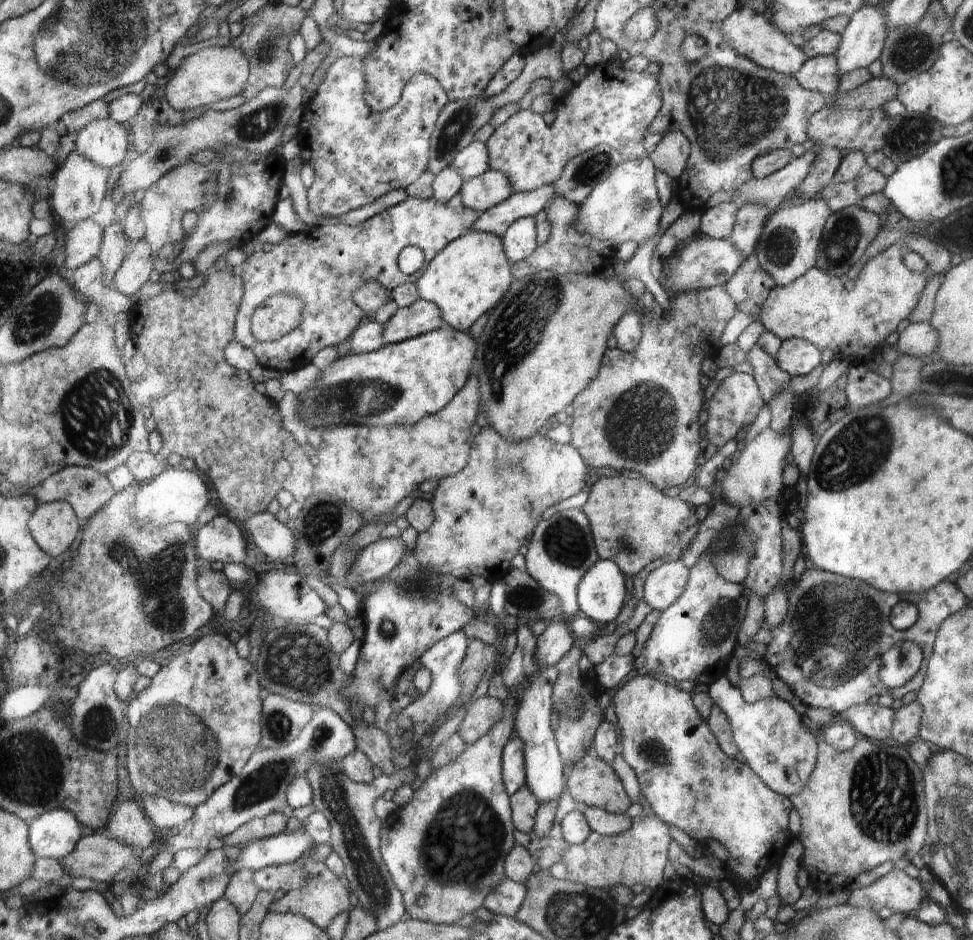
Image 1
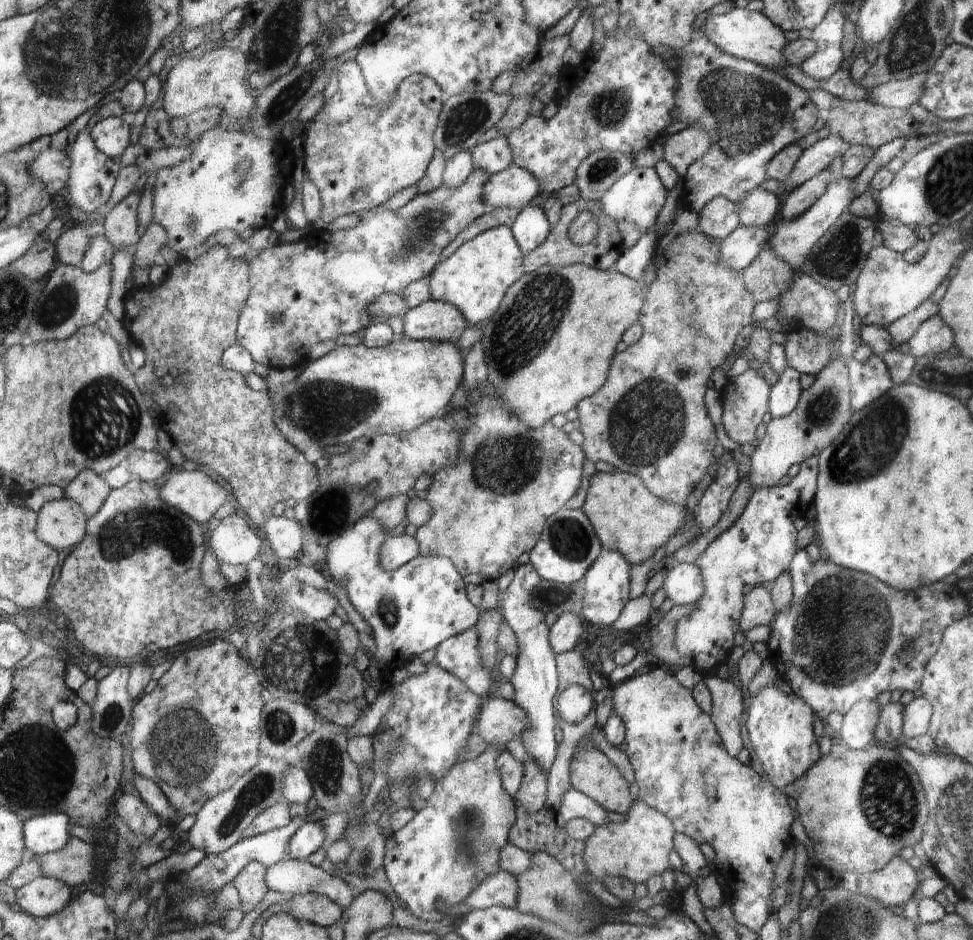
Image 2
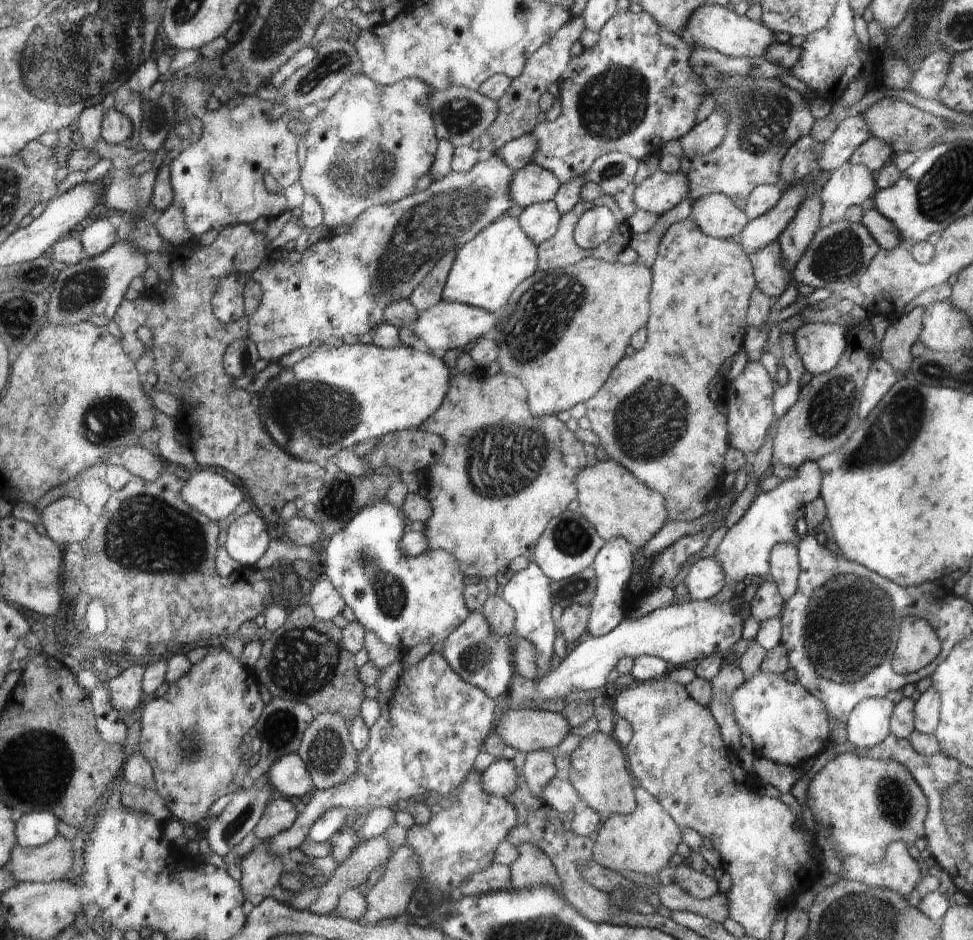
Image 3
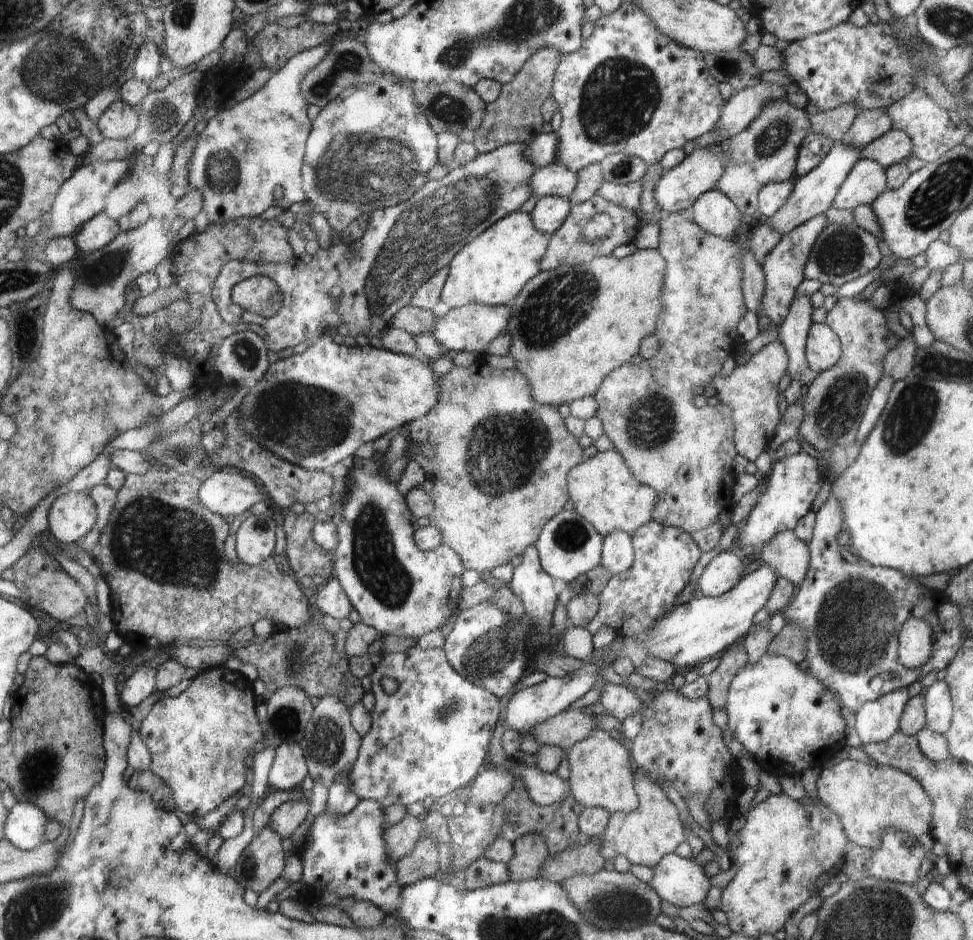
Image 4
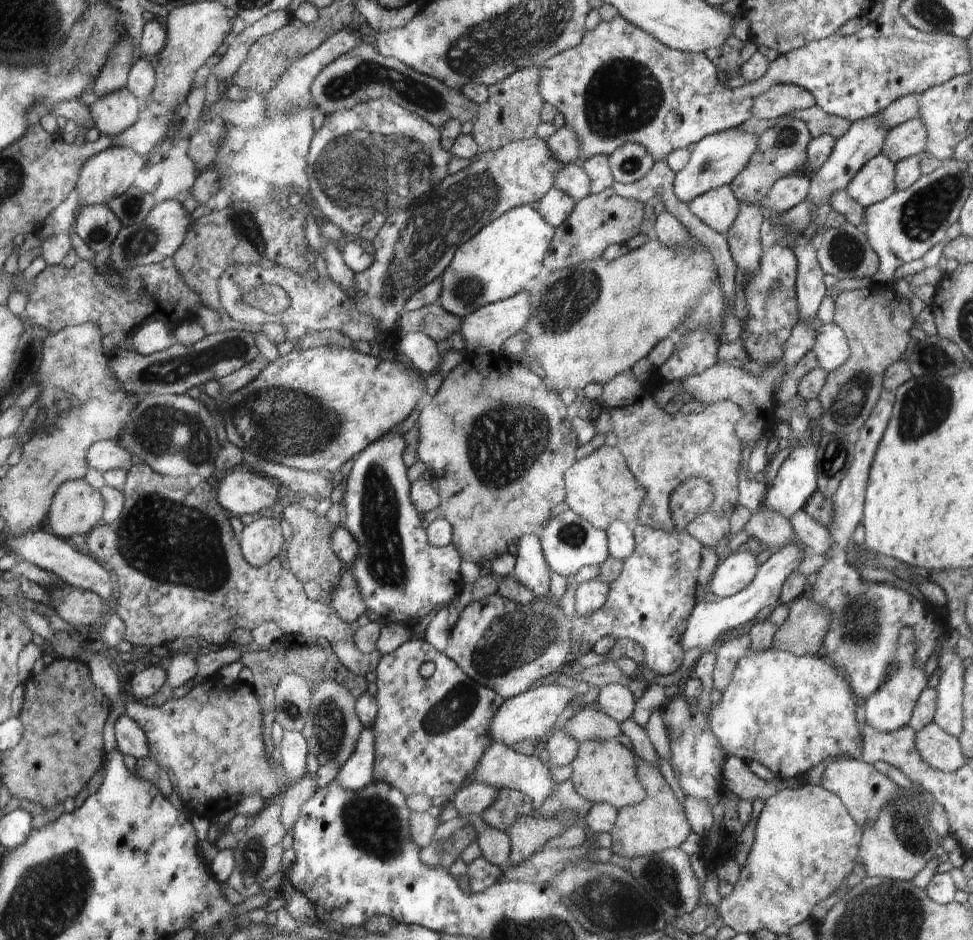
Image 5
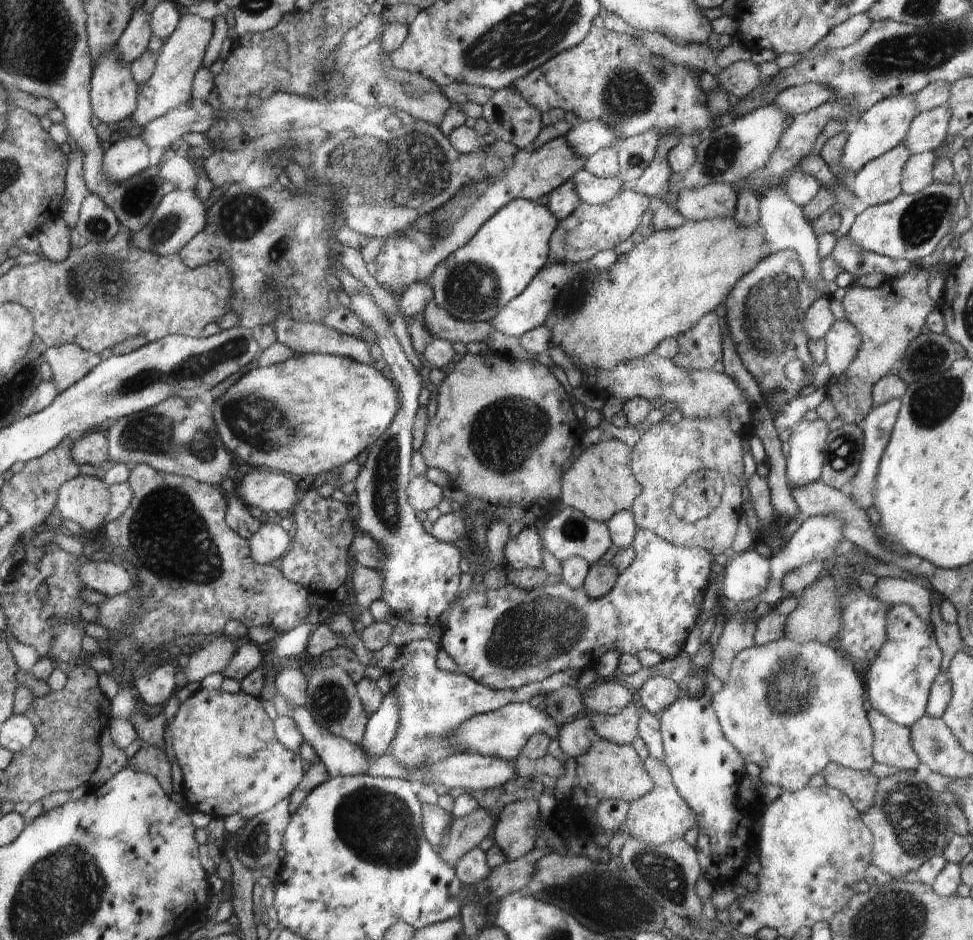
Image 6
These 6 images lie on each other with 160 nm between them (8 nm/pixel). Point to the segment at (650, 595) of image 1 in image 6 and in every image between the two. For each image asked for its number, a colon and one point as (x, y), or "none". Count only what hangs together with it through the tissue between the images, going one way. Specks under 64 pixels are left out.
2: (685, 583)
3: (706, 578)
4: (724, 572)
5: (737, 571)
6: (746, 576)

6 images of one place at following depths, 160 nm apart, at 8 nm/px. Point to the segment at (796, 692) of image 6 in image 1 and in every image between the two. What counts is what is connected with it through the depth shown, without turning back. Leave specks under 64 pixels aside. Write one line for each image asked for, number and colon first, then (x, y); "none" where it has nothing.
1: (770, 734)
2: (779, 731)
3: (790, 724)
4: (788, 720)
5: (789, 712)

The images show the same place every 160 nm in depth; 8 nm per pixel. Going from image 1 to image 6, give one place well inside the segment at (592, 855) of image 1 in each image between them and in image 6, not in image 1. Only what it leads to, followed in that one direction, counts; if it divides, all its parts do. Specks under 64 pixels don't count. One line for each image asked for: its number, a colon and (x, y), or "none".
2: (637, 848)
3: (643, 842)
4: (645, 836)
5: (659, 822)
6: (662, 815)

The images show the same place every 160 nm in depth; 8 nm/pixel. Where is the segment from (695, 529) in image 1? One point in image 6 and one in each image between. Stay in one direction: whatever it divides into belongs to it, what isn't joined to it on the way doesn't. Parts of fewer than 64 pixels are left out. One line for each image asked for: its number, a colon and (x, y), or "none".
2: (630, 519)
3: (615, 503)
4: (603, 490)
5: (600, 487)
6: (599, 483)

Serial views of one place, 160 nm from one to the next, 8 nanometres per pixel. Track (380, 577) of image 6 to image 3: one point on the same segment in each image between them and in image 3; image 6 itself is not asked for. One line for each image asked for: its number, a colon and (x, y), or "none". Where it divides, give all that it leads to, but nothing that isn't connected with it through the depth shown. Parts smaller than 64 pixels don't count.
3: (325, 600)
4: (330, 598)
5: (347, 600)

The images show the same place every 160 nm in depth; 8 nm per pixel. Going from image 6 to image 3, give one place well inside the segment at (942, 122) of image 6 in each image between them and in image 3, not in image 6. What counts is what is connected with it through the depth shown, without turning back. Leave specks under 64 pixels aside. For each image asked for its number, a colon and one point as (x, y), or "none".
3: (874, 153)
4: (894, 146)
5: (909, 138)

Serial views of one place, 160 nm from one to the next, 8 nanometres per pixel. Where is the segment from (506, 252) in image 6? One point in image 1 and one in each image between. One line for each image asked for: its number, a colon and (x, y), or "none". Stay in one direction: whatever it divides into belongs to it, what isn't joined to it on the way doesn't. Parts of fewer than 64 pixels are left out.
1: (469, 277)
2: (476, 278)
3: (486, 270)
4: (492, 269)
5: (500, 261)

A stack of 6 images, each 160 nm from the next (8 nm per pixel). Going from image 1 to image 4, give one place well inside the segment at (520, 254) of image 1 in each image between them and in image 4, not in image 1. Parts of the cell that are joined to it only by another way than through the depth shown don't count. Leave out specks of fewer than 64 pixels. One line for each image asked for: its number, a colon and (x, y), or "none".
2: (531, 227)
3: (539, 220)
4: (549, 212)

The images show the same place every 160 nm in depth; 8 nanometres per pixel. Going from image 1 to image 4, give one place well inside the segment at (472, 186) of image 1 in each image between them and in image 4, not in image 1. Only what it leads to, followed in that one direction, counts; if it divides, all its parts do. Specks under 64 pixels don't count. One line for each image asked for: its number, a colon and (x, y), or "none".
2: (515, 187)
3: (532, 184)
4: (554, 179)

